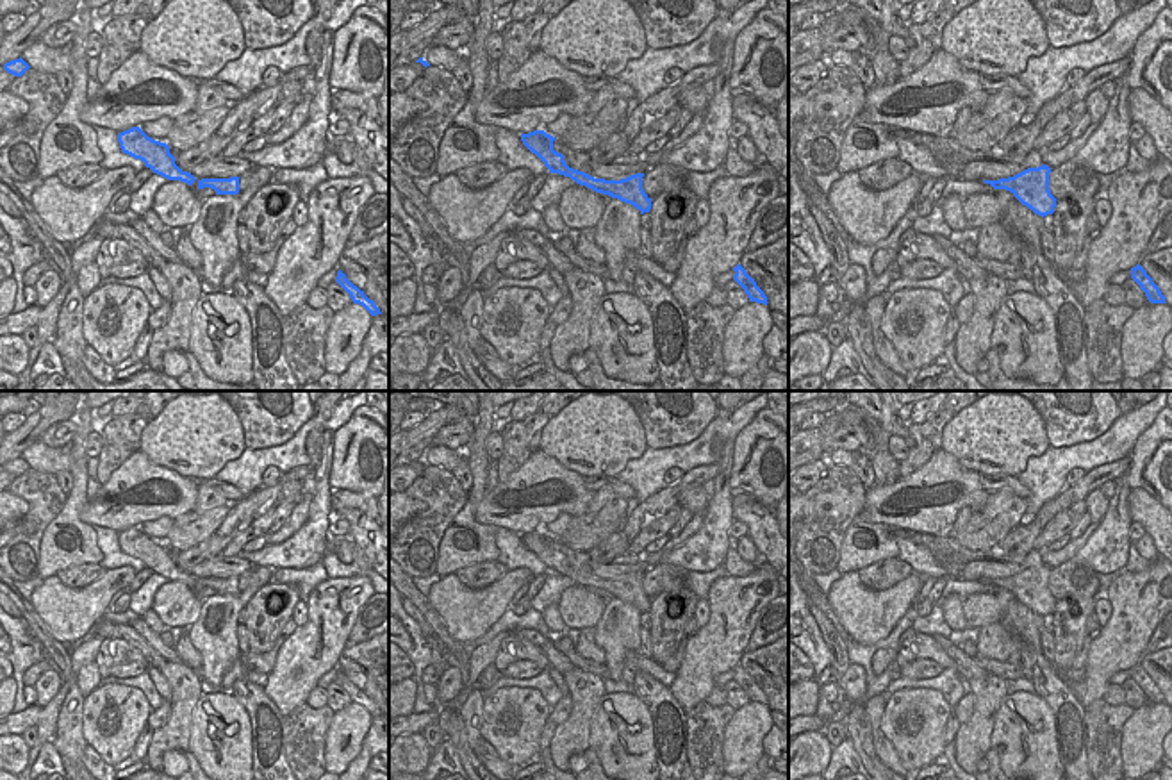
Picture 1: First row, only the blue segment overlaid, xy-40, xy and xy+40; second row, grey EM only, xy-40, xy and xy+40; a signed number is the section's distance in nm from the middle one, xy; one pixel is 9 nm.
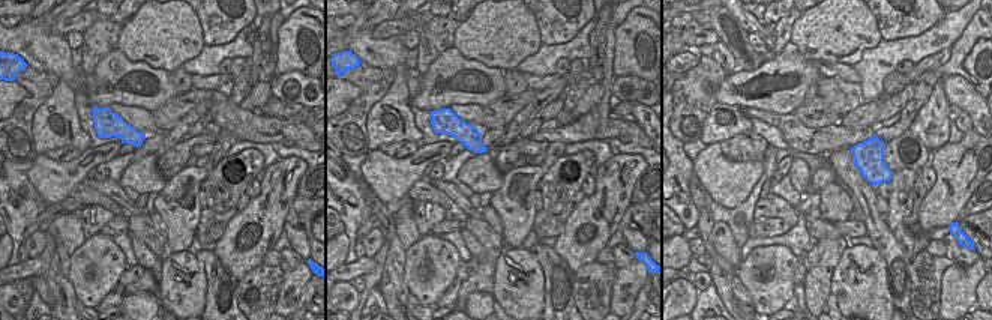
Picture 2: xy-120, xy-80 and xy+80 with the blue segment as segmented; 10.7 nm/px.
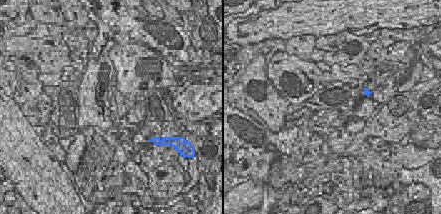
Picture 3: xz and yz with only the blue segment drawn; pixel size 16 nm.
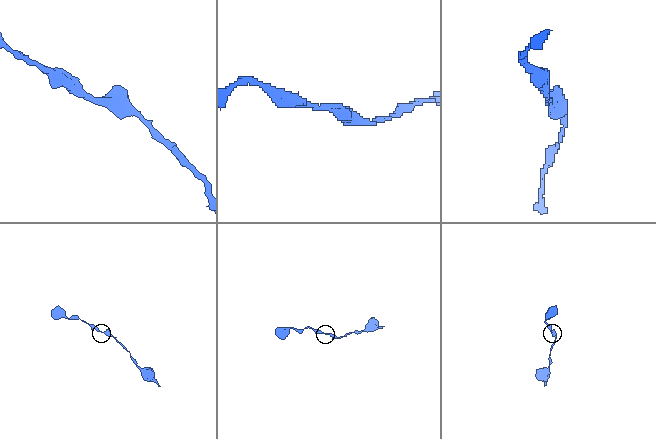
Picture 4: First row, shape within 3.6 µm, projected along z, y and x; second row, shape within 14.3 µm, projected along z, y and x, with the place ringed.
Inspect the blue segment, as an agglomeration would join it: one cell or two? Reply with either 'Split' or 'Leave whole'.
Leave whole.

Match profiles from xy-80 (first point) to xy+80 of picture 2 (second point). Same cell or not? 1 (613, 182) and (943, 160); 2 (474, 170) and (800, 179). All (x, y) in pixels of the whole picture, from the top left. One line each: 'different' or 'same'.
1: same
2: different

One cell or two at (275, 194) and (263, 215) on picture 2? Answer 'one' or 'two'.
one

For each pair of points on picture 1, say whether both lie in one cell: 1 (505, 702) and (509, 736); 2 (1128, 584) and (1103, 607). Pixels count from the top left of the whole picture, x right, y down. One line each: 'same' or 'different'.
1: same
2: different

